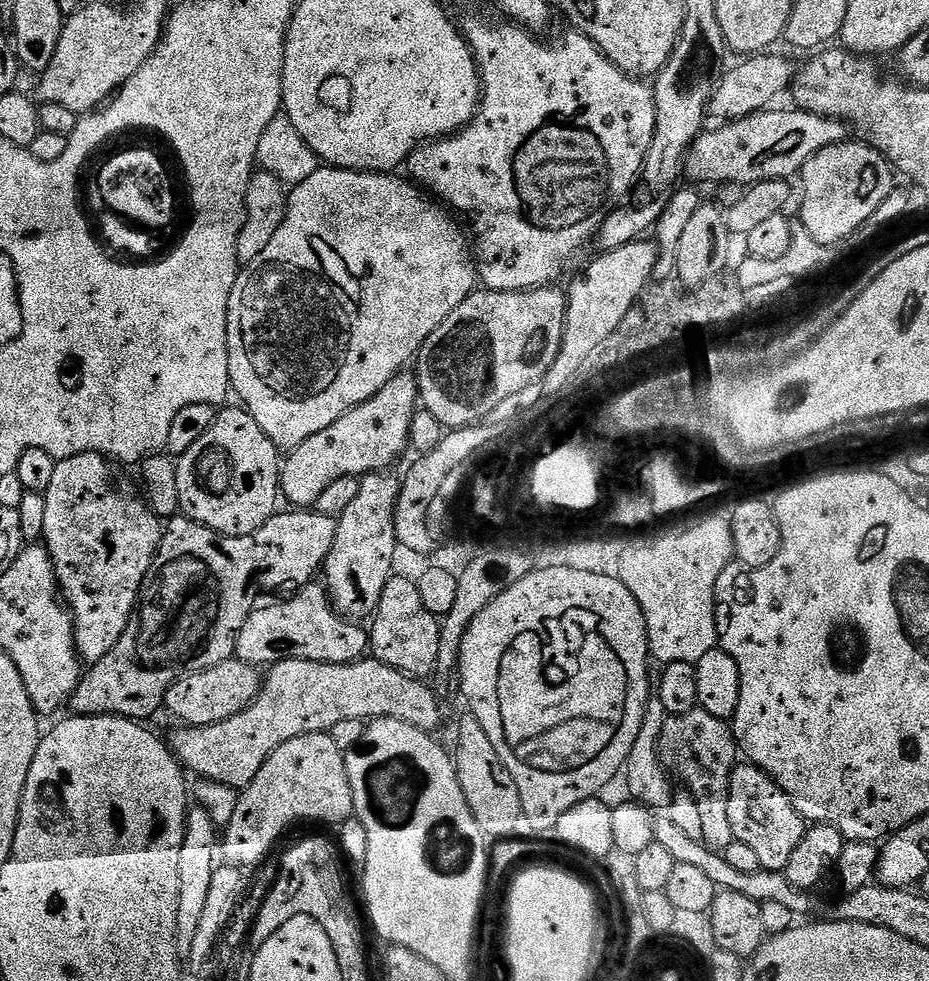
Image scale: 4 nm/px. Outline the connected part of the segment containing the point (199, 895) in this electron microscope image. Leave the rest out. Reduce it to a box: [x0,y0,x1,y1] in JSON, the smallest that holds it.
[178,806,221,949]

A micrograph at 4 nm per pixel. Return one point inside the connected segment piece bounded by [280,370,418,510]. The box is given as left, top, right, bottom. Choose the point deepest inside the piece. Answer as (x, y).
(369, 438)

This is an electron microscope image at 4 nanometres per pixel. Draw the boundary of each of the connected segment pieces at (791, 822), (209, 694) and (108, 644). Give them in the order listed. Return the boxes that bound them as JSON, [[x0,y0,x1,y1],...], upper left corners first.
[[730,762,806,872],[164,659,262,728],[42,452,164,666]]

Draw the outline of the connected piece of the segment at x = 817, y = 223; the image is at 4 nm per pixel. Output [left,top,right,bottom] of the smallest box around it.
[798,142,894,246]

